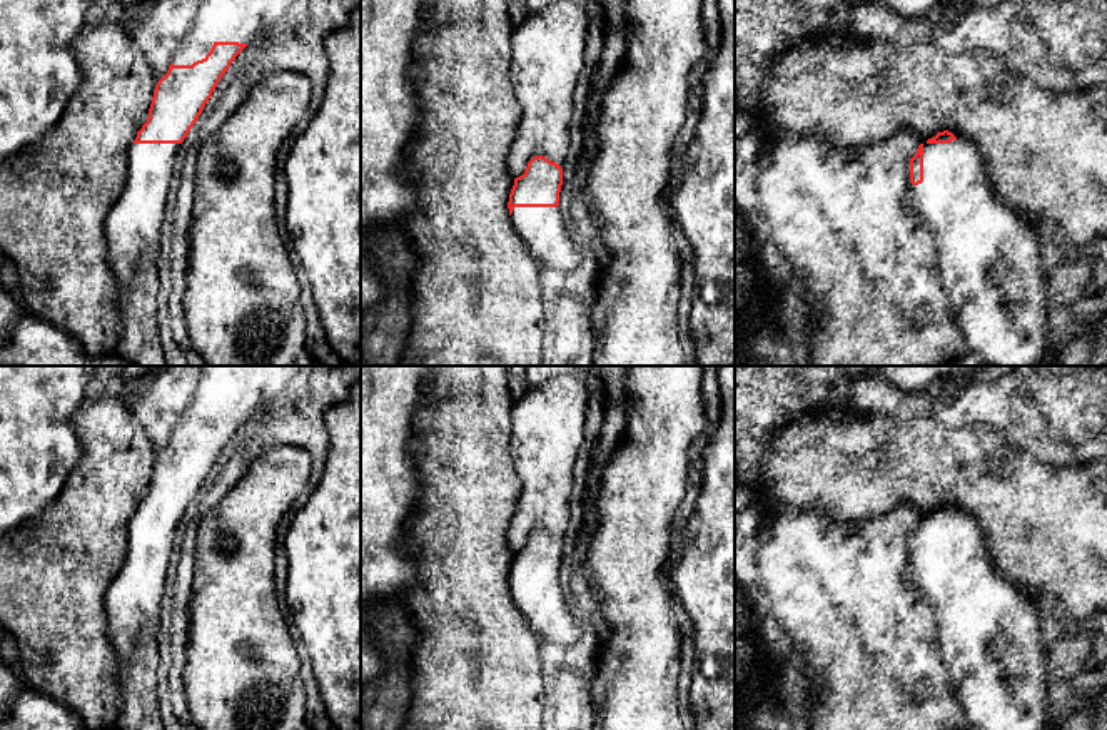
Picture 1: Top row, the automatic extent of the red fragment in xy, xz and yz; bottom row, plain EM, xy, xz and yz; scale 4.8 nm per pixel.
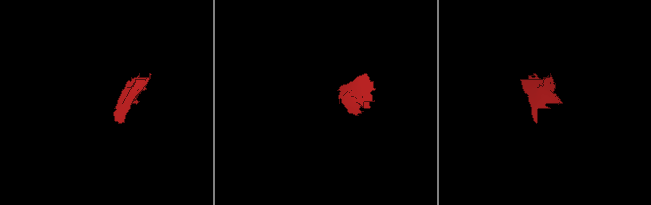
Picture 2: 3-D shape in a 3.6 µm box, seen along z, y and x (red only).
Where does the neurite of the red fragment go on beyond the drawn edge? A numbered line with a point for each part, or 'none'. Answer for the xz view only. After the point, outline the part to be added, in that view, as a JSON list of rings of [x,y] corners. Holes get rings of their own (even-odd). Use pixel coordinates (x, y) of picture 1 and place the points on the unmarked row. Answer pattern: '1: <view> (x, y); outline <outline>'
1: xz (541, 603); outline [[[514,581],[511,595],[538,638],[556,645],[581,638],[583,630],[564,603],[559,581]]]

